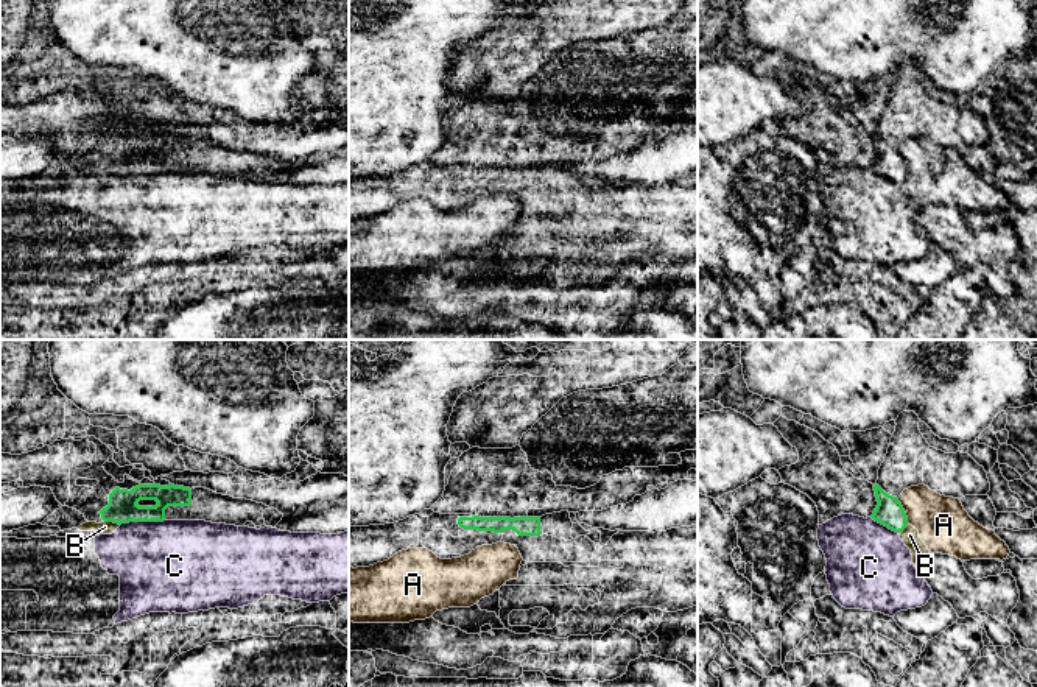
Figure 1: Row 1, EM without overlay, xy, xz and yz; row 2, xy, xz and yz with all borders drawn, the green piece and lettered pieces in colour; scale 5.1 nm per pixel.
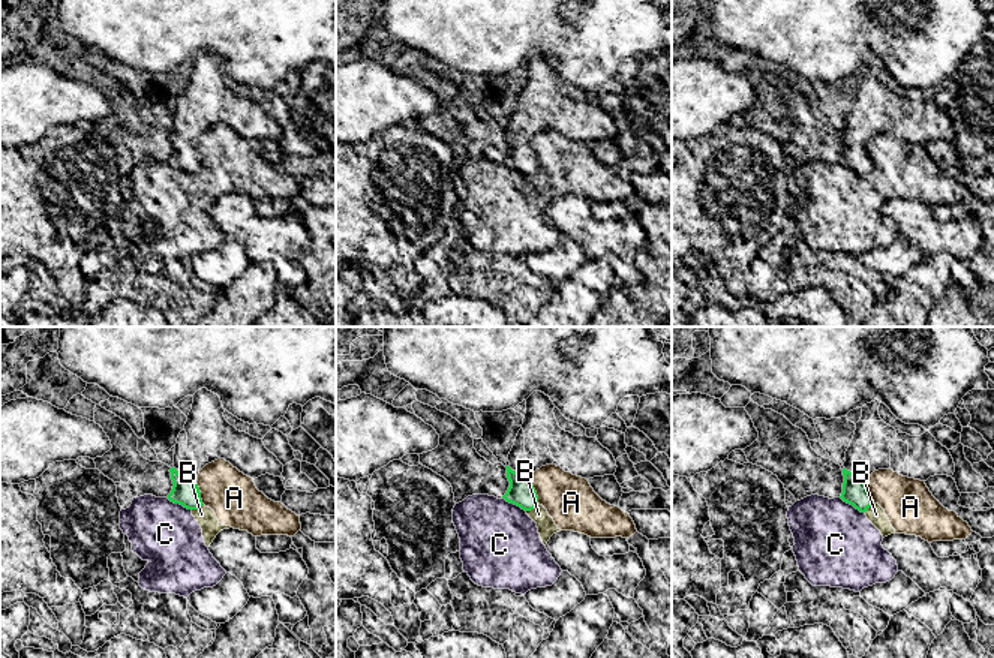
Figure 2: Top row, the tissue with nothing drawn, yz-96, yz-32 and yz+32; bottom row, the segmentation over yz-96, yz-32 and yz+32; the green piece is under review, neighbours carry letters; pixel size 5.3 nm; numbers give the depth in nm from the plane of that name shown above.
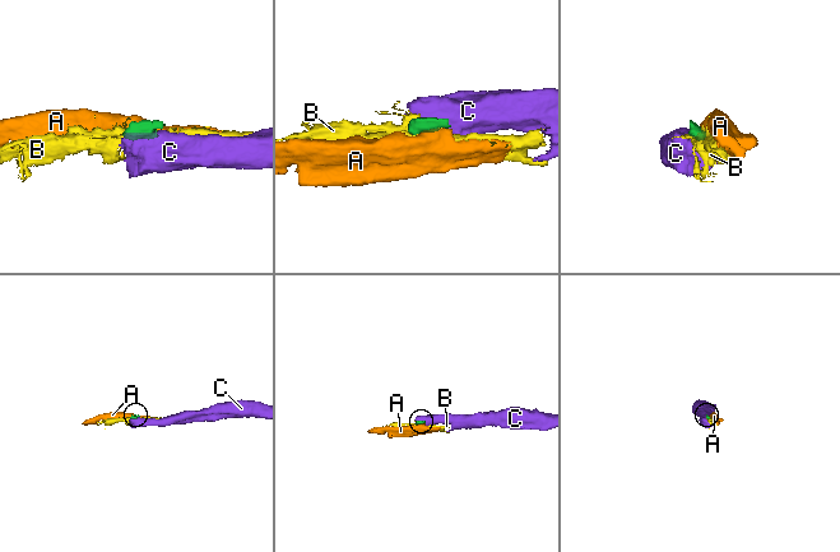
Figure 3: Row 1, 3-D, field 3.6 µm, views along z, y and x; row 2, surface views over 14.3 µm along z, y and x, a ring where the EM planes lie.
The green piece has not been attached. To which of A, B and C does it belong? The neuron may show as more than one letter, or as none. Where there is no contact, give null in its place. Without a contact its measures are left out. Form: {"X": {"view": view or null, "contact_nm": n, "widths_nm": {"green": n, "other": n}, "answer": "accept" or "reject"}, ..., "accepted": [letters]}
{"A": {"view": "yz", "contact_nm": 140, "widths_nm": {"green": 140, "other": 280}, "answer": "reject"}, "B": {"view": "xy", "contact_nm": 80, "widths_nm": {"green": 150, "other": 60}, "answer": "reject"}, "C": {"view": "xy", "contact_nm": 240, "widths_nm": {"green": 150, "other": 440}, "answer": "reject"}, "accepted": []}

